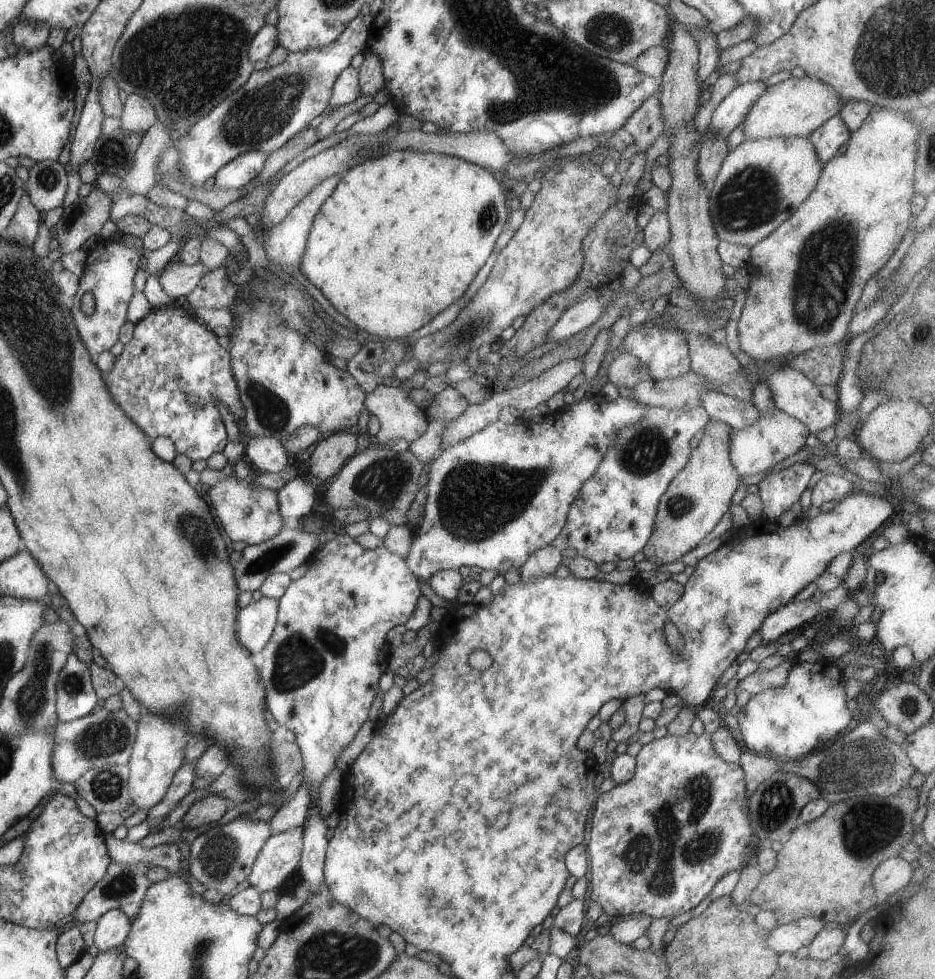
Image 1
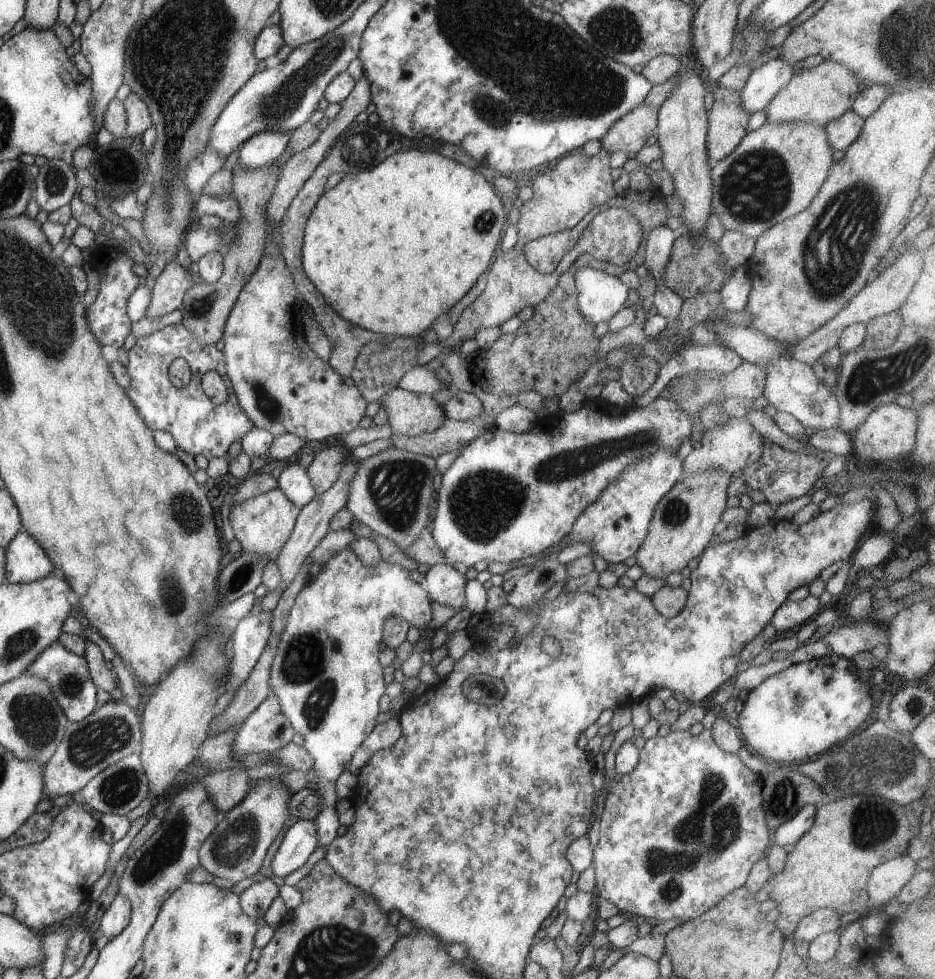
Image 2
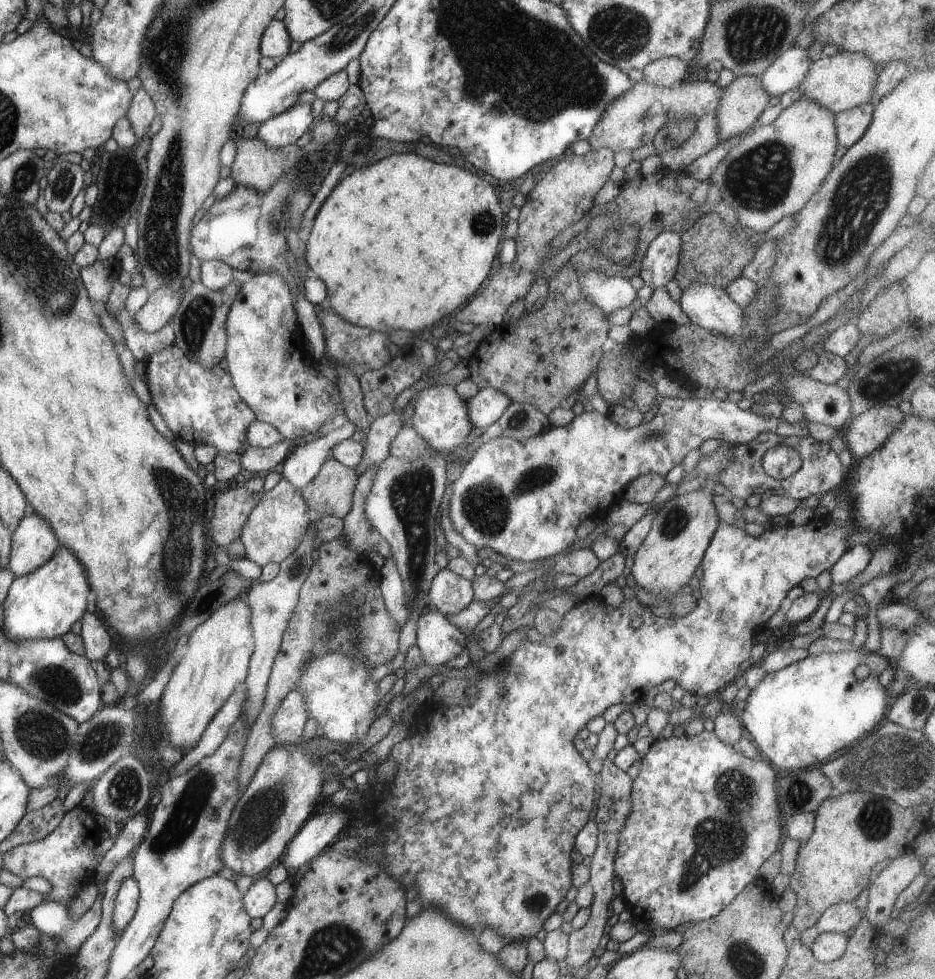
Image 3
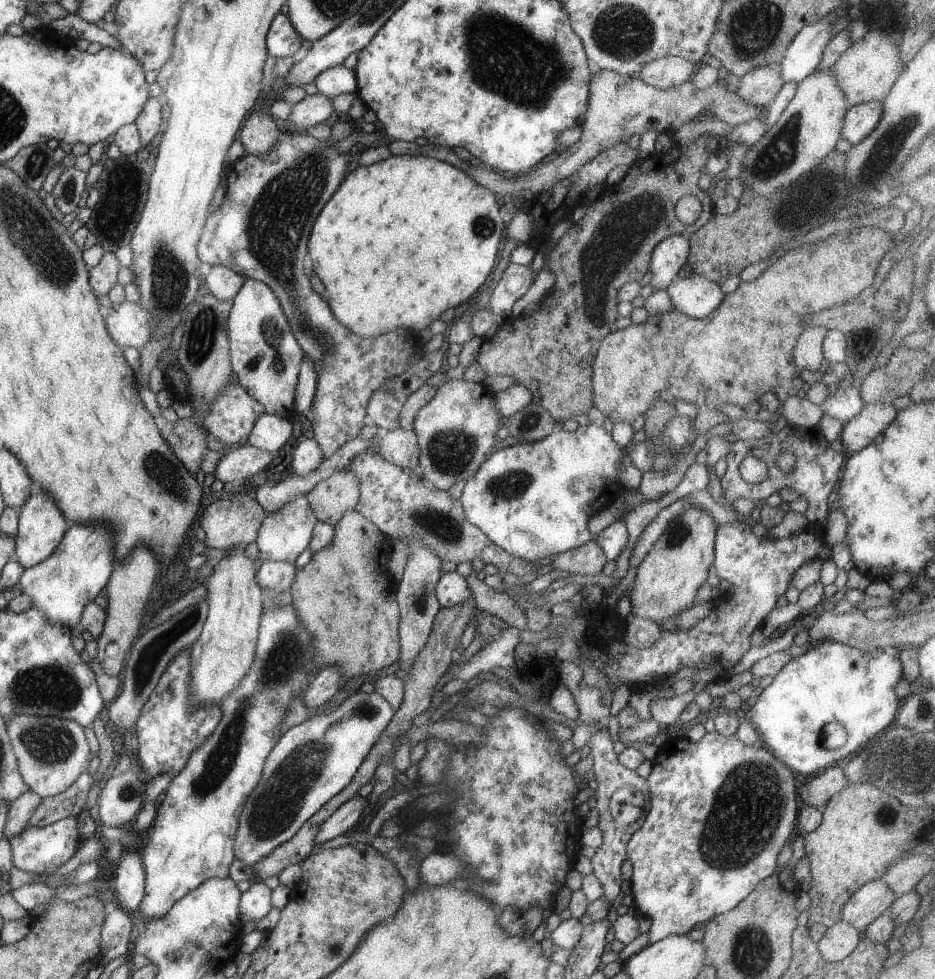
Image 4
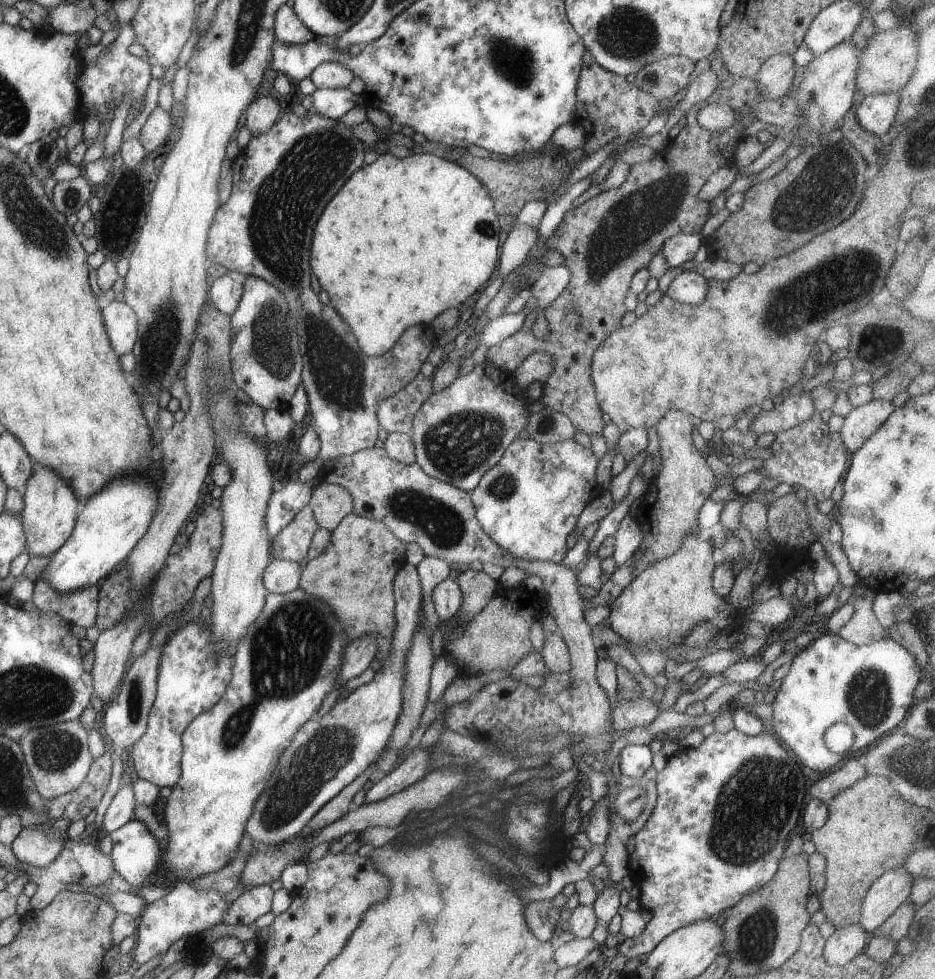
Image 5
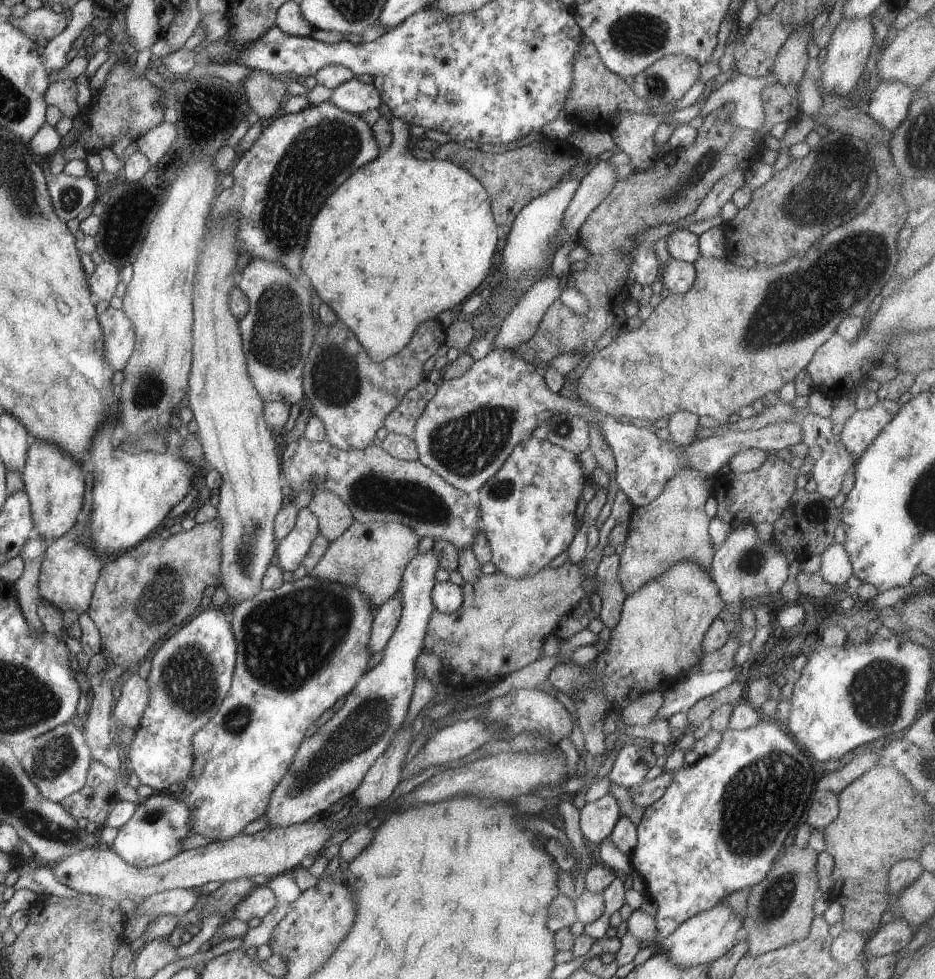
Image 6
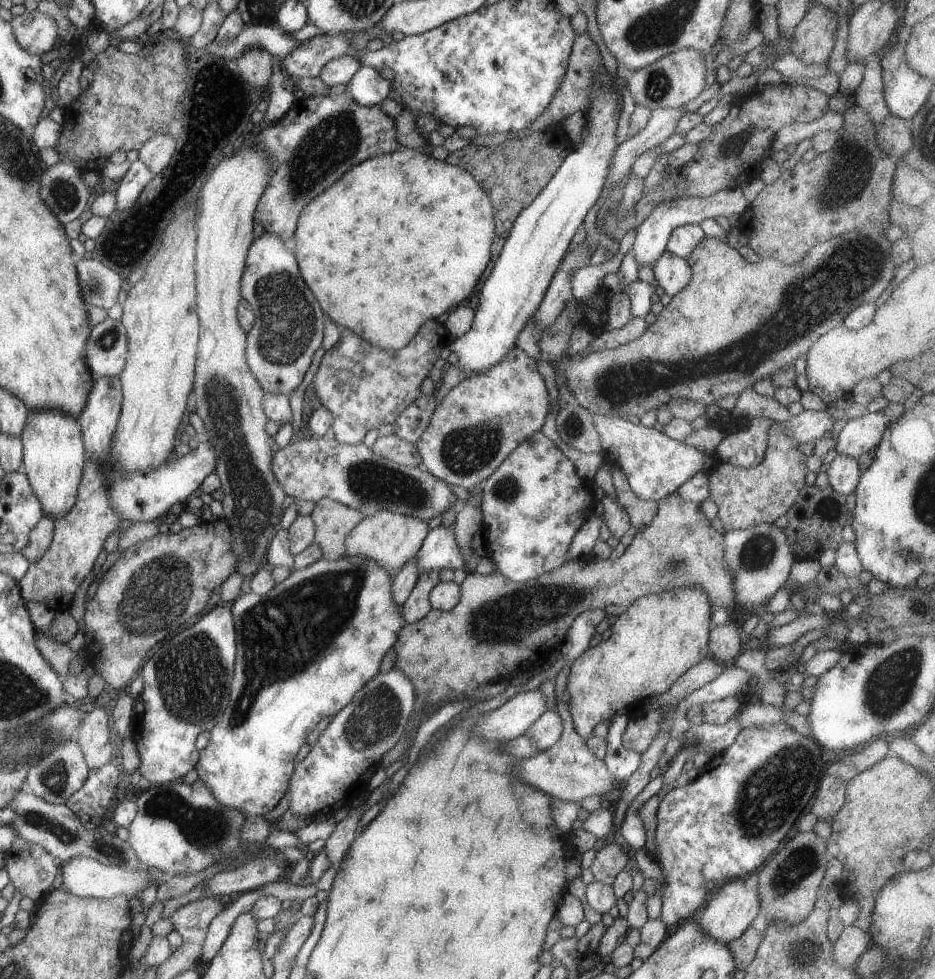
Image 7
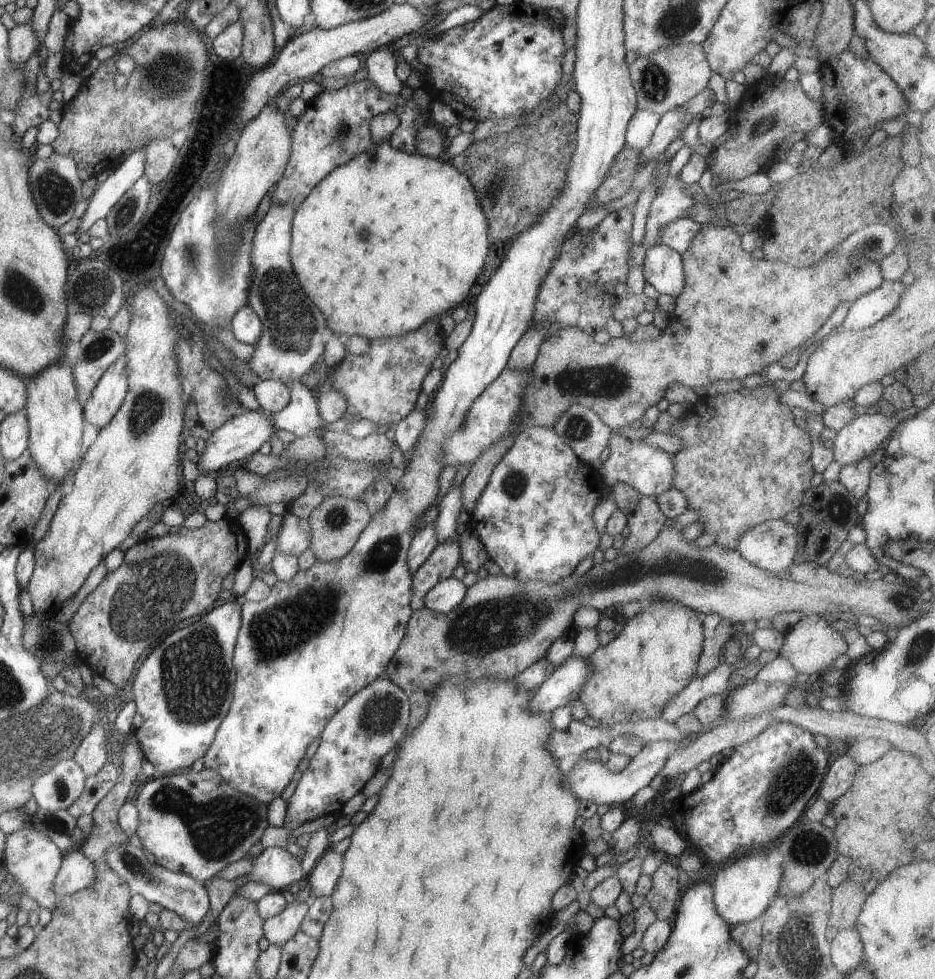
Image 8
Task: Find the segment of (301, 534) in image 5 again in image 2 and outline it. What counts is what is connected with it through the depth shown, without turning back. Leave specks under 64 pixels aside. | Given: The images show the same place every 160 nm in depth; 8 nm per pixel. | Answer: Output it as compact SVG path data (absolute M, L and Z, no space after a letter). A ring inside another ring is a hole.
M278 486L267 493L232 505L229 520L235 537L243 548L242 552L260 553L274 559L290 538L300 511L301 508L298 508Z

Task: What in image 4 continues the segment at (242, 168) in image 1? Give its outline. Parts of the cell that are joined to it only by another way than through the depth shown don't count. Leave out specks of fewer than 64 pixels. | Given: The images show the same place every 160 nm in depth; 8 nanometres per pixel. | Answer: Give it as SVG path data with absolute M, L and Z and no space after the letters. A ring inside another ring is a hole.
M324 94L307 95L297 104L291 104L292 111L285 122L280 122L283 129L294 134L306 133L318 124L326 124L336 117L332 99Z

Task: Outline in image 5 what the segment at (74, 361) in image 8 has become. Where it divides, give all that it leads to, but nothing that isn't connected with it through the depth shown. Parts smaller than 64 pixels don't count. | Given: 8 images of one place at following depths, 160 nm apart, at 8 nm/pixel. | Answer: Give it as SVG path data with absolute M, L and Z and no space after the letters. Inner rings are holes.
M116 300L104 305L106 326L109 326L110 342L119 356L133 352L137 342L137 314L133 307Z

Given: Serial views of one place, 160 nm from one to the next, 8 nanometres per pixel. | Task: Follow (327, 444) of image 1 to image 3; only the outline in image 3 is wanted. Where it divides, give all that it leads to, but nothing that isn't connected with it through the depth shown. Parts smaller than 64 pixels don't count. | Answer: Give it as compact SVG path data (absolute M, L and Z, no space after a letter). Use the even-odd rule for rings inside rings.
M329 458L310 484L301 488L306 504L318 516L343 519L353 505L358 478L356 469Z

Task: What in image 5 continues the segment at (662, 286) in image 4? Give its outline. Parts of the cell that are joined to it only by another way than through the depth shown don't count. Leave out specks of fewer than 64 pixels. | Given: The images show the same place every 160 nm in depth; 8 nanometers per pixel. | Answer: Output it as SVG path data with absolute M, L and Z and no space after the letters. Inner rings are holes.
M678 233L664 242L660 253L670 267L680 268L682 264L693 260L704 241L702 235L696 233Z

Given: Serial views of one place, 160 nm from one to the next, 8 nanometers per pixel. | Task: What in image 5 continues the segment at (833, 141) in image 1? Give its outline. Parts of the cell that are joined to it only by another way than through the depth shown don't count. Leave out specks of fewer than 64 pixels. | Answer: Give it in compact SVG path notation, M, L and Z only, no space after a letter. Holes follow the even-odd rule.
M890 92L865 96L856 106L854 114L856 114L856 122L864 130L885 139L896 127L898 94Z

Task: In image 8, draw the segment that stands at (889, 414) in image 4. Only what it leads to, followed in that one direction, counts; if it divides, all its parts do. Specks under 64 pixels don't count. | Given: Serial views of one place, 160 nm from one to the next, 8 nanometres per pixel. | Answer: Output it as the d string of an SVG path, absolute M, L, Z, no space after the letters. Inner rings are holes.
M906 408L895 412L892 418L886 418L882 413L858 416L837 432L832 444L835 460L843 467L868 459L884 440L891 437L899 422L915 415L916 408Z

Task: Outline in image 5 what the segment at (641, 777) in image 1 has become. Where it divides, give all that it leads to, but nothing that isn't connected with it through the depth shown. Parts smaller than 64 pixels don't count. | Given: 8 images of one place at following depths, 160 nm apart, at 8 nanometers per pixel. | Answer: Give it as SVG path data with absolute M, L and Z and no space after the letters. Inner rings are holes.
M767 727L757 735L747 735L736 728L732 728L724 734L712 733L704 739L697 748L688 747L687 749L674 752L667 759L666 768L657 772L655 778L657 784L657 802L651 816L645 822L645 825L634 835L634 852L629 856L630 878L634 884L640 888L639 901L642 909L653 912L652 919L647 923L646 928L637 937L632 940L626 940L621 945L616 946L618 954L624 955L627 959L644 958L650 954L651 950L657 944L662 942L666 935L682 928L687 924L701 921L702 919L712 919L725 913L729 908L740 902L745 894L750 894L758 887L764 886L776 874L781 858L784 856L784 846L788 834L794 830L794 827L800 823L801 812L805 806L804 798L808 796L806 792L806 780L802 774L802 766L791 754L791 752L781 743L781 740Z

